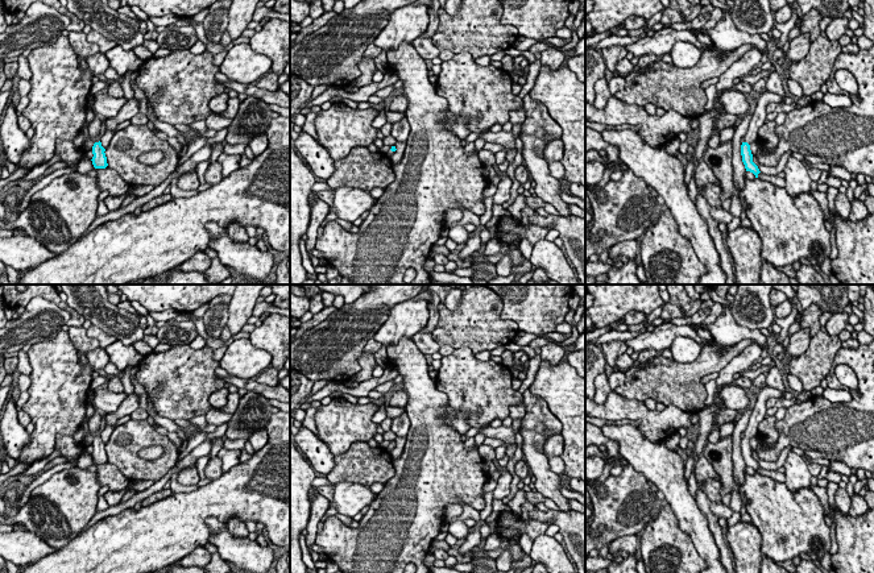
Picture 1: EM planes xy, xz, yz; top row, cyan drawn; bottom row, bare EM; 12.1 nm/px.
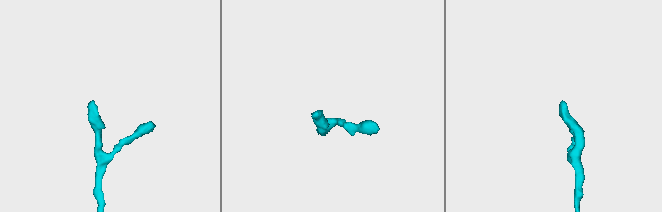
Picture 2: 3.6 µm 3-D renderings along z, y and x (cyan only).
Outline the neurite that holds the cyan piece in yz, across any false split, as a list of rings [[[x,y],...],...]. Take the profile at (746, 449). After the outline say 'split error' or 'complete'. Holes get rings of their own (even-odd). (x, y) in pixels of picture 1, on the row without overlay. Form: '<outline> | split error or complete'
[[[769,386],[763,387],[762,391],[758,394],[757,403],[753,408],[747,428],[743,432],[745,436],[741,440],[742,457],[745,460],[746,466],[753,468],[755,473],[758,473],[758,469],[761,466],[758,461],[753,457],[750,439],[757,435],[759,423],[766,418],[767,412],[766,402],[771,398],[780,399],[782,396],[783,396],[782,391]]] | split error

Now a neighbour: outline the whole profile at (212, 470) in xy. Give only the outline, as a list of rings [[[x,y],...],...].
[[[216,456],[208,460],[207,466],[204,469],[206,478],[218,479],[223,474],[221,460]]]

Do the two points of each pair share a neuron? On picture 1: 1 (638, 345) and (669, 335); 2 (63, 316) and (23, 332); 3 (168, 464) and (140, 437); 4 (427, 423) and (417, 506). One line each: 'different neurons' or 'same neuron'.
1: same neuron
2: same neuron
3: same neuron
4: same neuron

